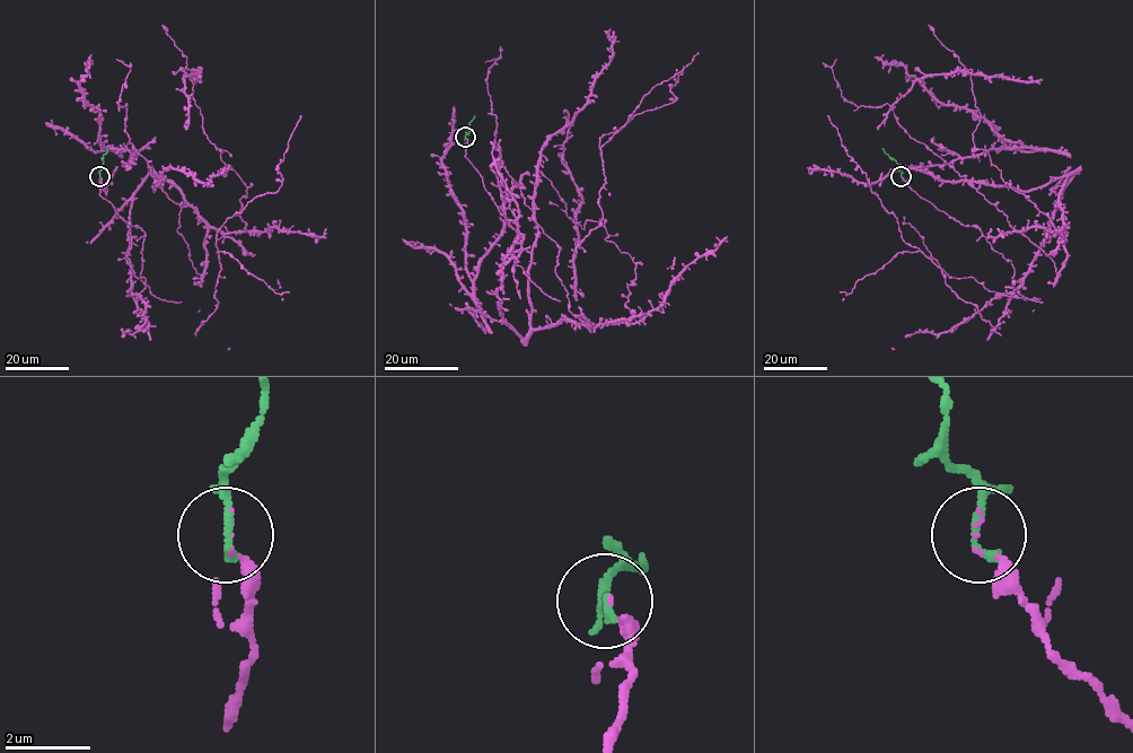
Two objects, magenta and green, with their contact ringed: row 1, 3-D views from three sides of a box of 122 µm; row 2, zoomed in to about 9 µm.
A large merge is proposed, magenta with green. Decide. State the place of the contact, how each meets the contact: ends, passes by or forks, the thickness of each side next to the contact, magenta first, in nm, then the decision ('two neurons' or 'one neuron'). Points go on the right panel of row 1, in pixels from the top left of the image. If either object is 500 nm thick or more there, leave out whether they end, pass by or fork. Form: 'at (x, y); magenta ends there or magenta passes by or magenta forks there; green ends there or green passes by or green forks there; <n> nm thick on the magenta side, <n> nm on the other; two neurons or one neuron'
at (901, 176); magenta ends there; green passes by; 70 nm thick on the magenta side, 170 nm on the other; one neuron

